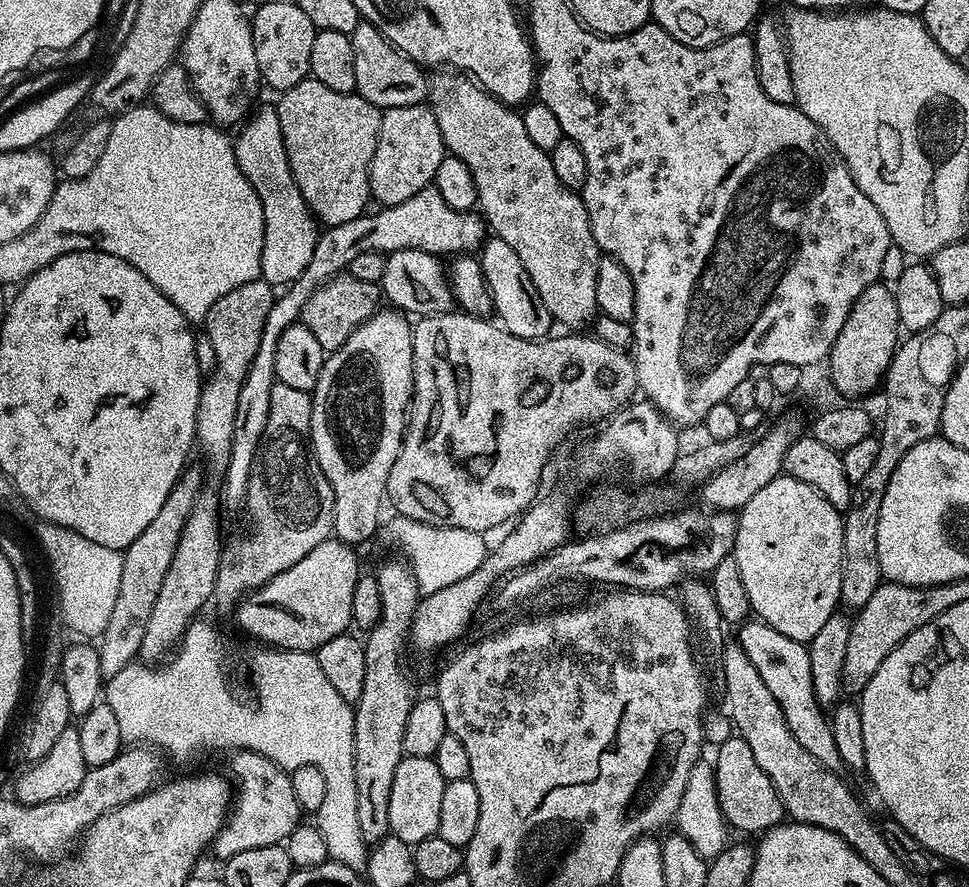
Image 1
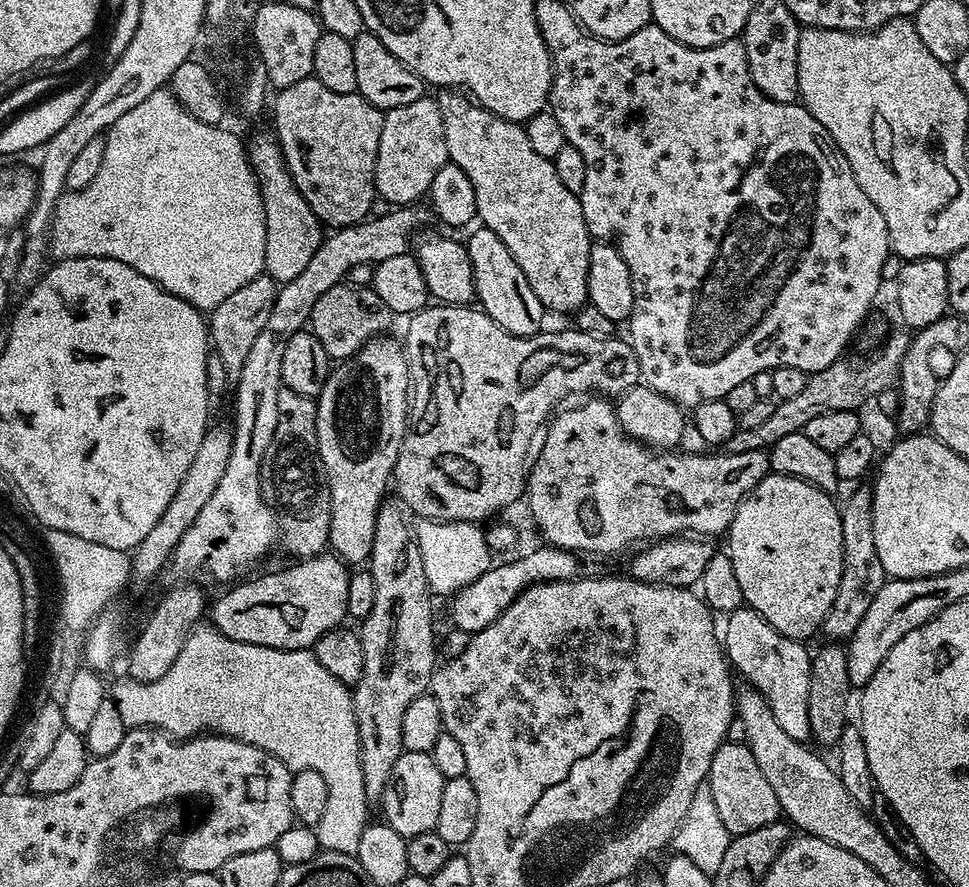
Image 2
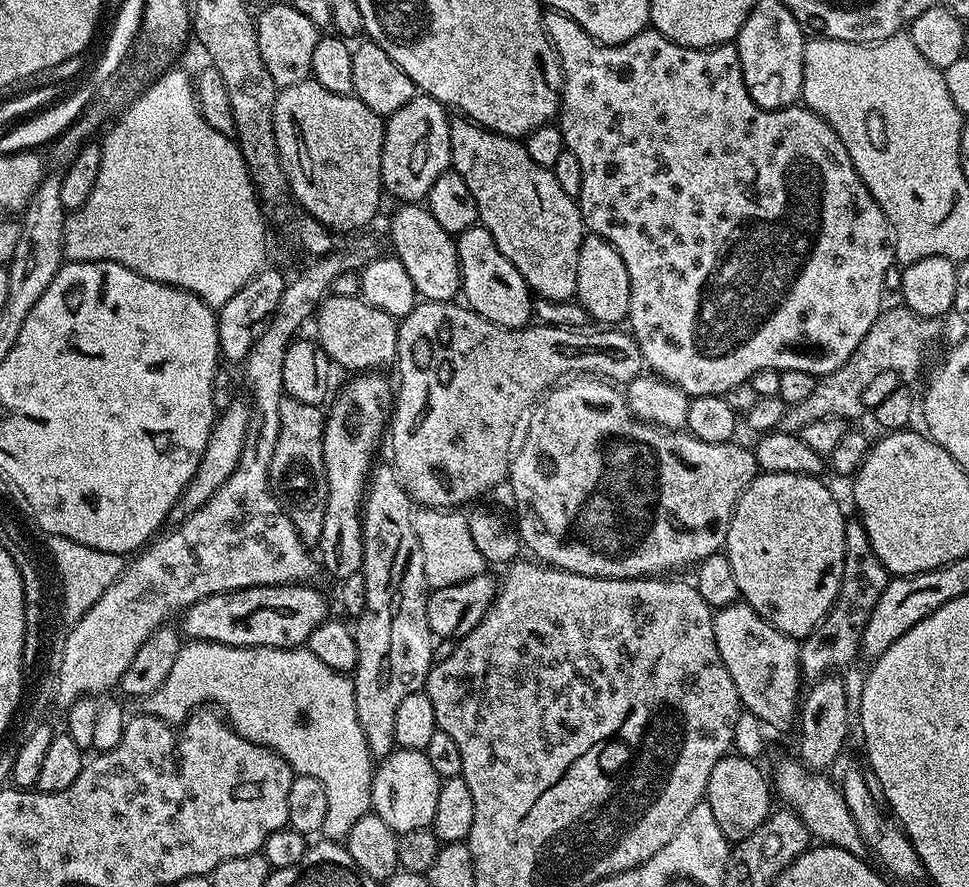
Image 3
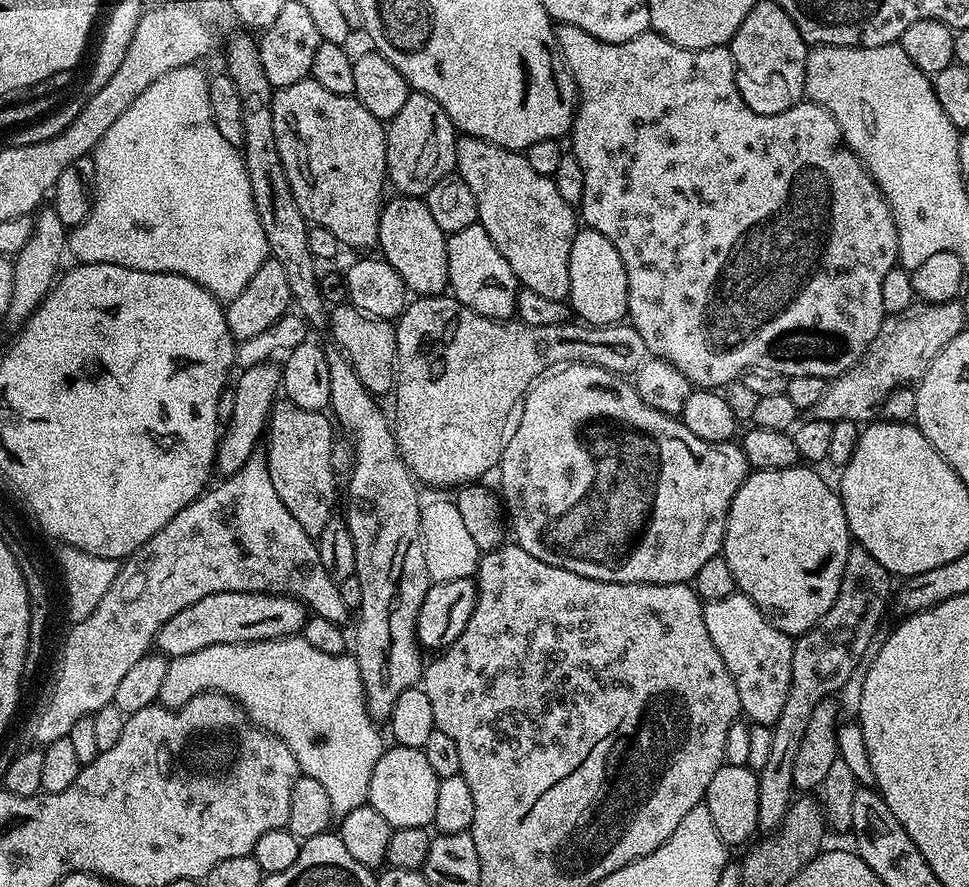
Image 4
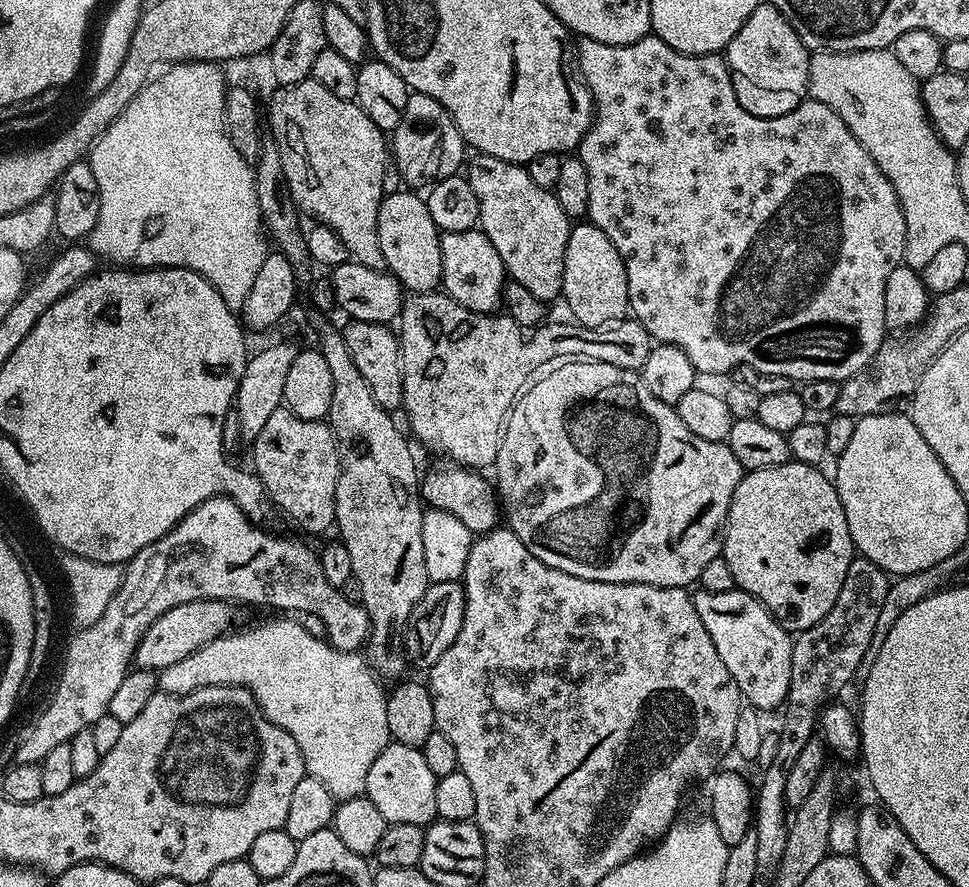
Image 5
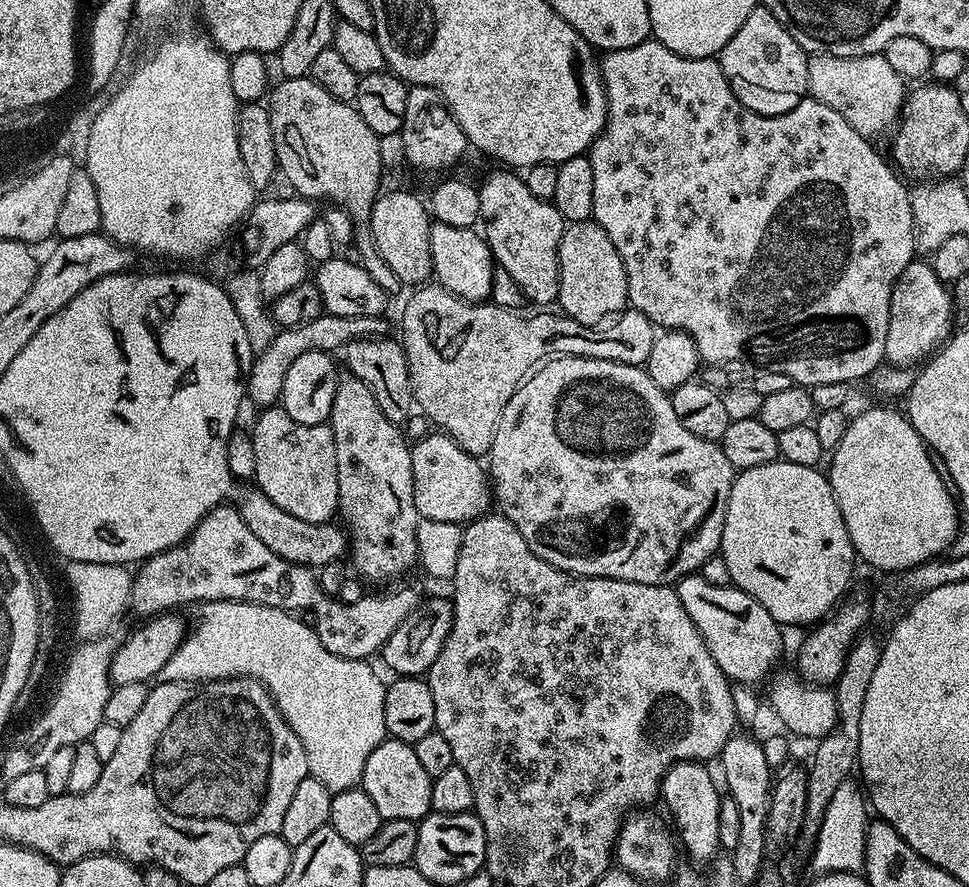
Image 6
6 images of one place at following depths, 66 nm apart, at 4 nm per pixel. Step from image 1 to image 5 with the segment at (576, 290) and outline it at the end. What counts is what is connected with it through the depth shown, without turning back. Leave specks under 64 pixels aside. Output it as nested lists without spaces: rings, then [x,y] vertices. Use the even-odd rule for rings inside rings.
[[[473,155],[466,168],[470,186],[478,197],[480,231],[494,242],[498,258],[502,258],[504,271],[514,282],[526,286],[534,298],[545,302],[562,293],[562,270],[568,235],[573,221],[558,206],[555,191],[538,186],[522,164],[502,162],[493,156]]]

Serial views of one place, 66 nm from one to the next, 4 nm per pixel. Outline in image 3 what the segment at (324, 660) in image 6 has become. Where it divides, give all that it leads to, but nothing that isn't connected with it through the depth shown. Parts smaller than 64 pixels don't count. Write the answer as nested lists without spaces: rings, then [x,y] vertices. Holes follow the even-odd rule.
[[[193,640],[185,643],[180,649],[178,658],[174,658],[174,667],[170,674],[166,674],[166,682],[158,686],[156,693],[152,697],[143,701],[145,713],[154,715],[160,720],[167,720],[169,724],[176,726],[188,719],[193,710],[199,709],[204,705],[215,706],[226,717],[227,723],[242,738],[246,738],[255,744],[262,744],[265,748],[279,752],[280,757],[289,764],[293,773],[297,776],[313,776],[322,782],[322,787],[326,790],[327,809],[326,822],[324,823],[323,839],[334,840],[337,842],[347,841],[348,836],[354,830],[358,818],[369,815],[372,812],[372,773],[374,771],[374,757],[368,748],[366,734],[362,734],[362,726],[358,722],[358,710],[356,709],[356,699],[354,698],[354,686],[352,676],[340,672],[338,669],[331,669],[326,666],[326,662],[321,662],[310,654],[307,647],[298,648],[235,648],[229,644],[212,644],[209,640]]]

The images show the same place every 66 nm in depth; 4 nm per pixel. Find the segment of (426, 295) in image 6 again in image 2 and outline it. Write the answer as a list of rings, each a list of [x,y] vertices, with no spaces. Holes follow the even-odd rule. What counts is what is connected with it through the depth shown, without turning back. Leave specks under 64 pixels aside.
[[[437,303],[435,306],[422,308],[419,312],[411,313],[409,320],[412,321],[409,322],[404,336],[402,335],[402,347],[408,363],[410,403],[408,406],[408,423],[398,450],[398,462],[394,473],[394,492],[396,488],[397,494],[400,495],[401,502],[399,501],[399,503],[409,513],[411,513],[410,511],[417,512],[415,515],[425,520],[484,522],[487,516],[492,516],[495,512],[510,507],[519,496],[521,499],[526,492],[526,461],[529,459],[528,447],[532,444],[532,435],[536,431],[538,431],[537,433],[541,431],[542,425],[553,415],[554,409],[557,407],[555,404],[559,400],[564,400],[567,396],[574,395],[575,392],[603,394],[608,398],[616,398],[619,397],[620,393],[641,383],[638,358],[627,339],[616,340],[617,338],[612,336],[590,338],[590,334],[582,334],[575,330],[569,330],[569,332],[541,330],[535,336],[515,336],[502,330],[502,326],[498,326],[498,322],[494,322],[479,307],[462,304]]]

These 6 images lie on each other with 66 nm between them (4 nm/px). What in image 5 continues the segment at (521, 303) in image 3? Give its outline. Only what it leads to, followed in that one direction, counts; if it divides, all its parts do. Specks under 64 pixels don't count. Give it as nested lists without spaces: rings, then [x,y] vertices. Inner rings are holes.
[[[479,227],[457,232],[441,232],[442,288],[447,295],[471,312],[495,313],[501,307],[506,273],[494,242]]]

